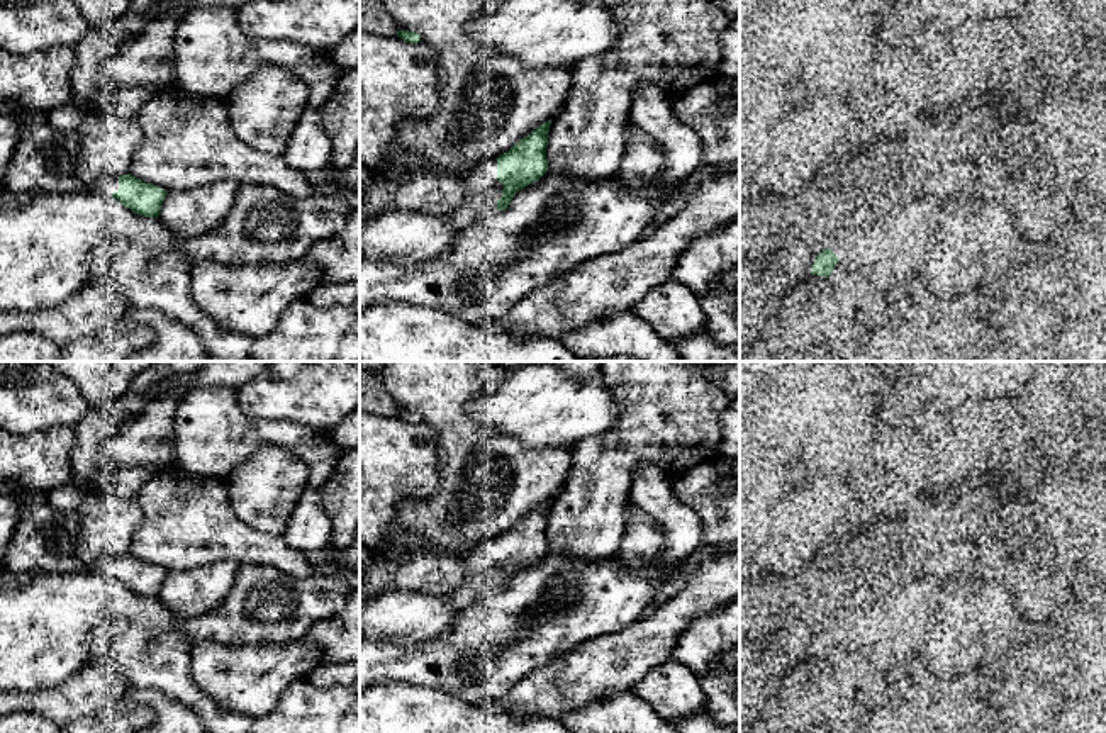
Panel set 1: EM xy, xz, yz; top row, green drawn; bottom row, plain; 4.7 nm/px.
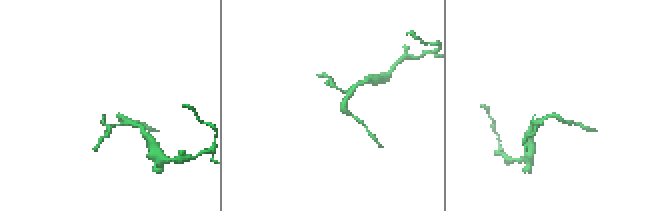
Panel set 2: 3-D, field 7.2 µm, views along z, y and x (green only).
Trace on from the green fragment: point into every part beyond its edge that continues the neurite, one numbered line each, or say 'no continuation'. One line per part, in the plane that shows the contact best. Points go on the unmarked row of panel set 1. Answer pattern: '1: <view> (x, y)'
1: xz (482, 564)

